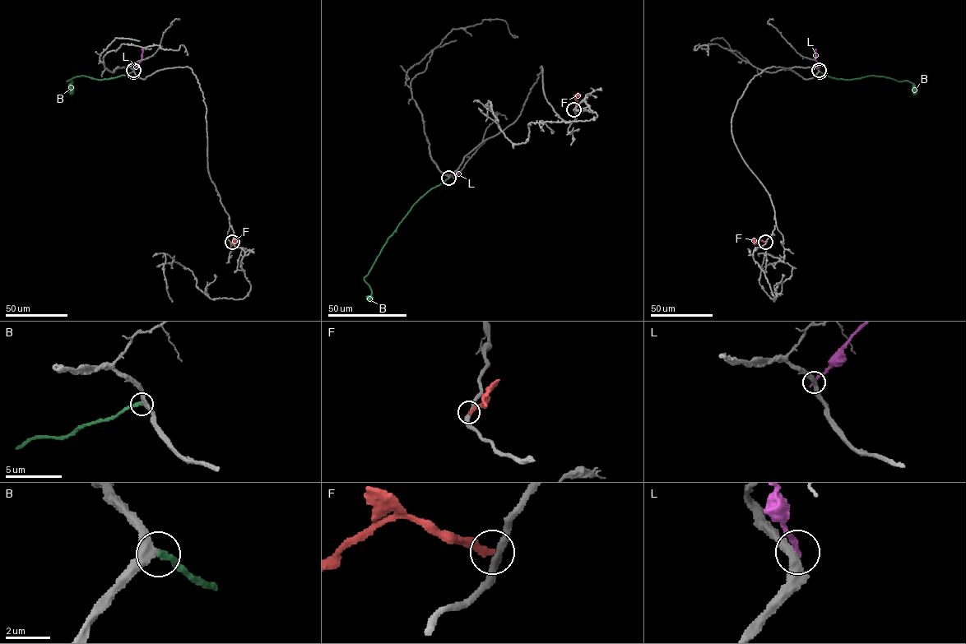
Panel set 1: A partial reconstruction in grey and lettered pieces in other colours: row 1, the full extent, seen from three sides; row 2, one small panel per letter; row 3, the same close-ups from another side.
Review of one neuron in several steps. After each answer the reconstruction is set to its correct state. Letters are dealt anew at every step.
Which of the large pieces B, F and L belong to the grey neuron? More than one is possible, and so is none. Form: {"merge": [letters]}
{"merge": ["B"]}

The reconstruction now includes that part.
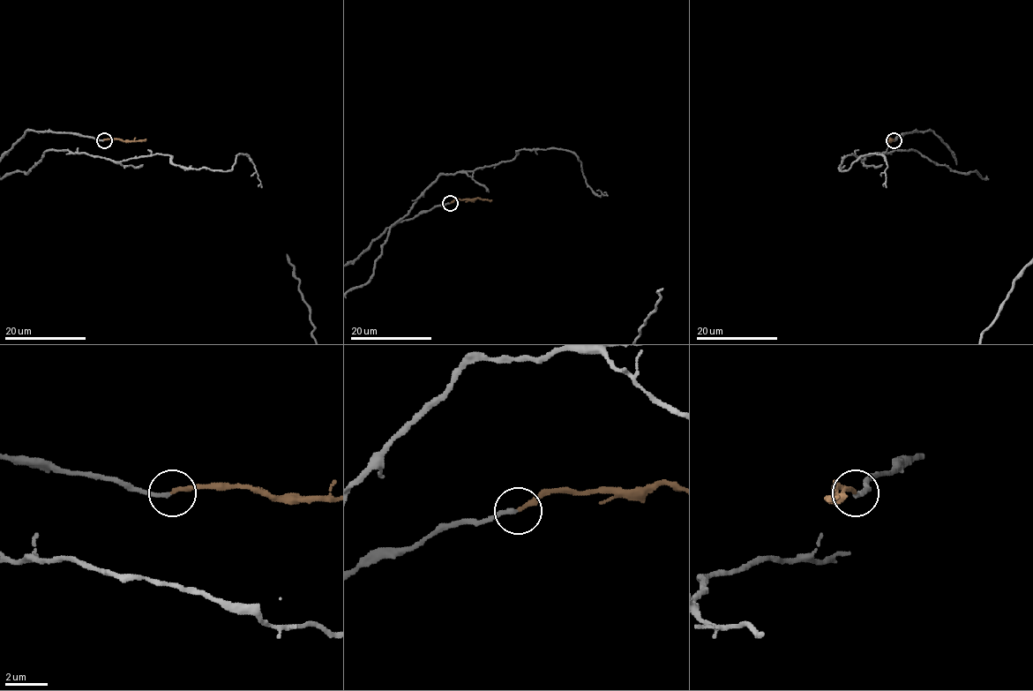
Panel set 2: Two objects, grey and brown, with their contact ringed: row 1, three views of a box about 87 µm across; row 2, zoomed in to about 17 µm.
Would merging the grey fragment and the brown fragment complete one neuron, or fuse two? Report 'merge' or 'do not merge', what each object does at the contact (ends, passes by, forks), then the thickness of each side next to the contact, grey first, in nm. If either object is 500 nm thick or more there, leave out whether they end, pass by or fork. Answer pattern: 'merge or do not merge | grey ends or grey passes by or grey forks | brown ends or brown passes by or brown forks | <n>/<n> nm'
merge | grey ends | brown ends | 200/200 nm

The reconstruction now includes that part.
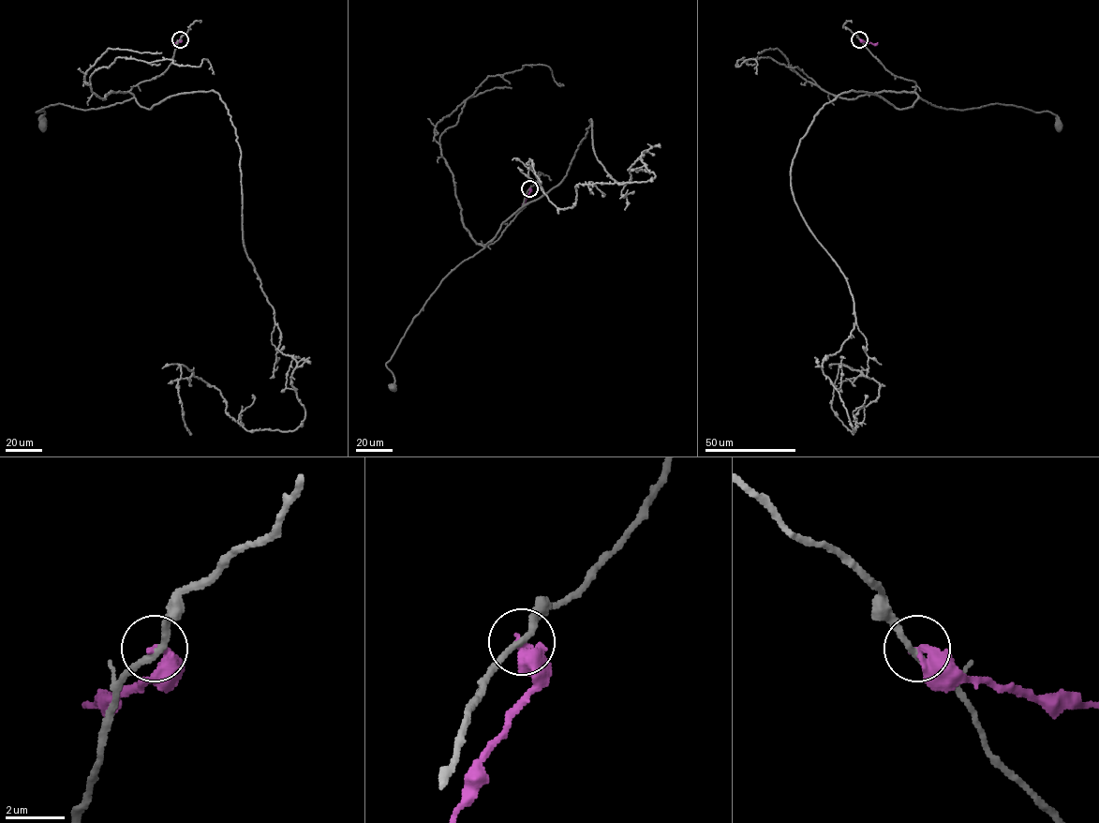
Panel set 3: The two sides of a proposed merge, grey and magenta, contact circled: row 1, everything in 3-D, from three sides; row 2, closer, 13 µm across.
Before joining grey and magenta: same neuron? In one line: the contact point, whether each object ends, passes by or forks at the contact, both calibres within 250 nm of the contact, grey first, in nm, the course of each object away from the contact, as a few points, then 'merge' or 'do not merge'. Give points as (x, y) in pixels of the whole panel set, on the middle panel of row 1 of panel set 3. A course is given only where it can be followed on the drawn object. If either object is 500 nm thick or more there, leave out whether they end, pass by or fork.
(529, 188) | grey passes by | magenta ends | 200/360 nm | grey via (529, 188), (500, 236), (480, 244), (482, 248), (446, 276), (413, 319), (386, 364), (393, 386) | magenta via (529, 188), (523, 206) | do not merge

